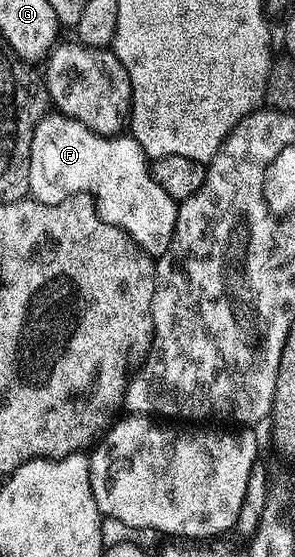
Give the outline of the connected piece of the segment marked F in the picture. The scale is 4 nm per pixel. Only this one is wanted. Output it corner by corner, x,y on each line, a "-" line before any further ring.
64,115
56,116
46,116
41,122
37,146
33,152
32,188
43,197
59,197
76,189
95,191
101,197
101,209
106,221
114,221
116,225
127,227
149,253
158,259
164,257
175,239
179,201
178,198
167,195
163,187
159,187
148,177
138,142
133,139
101,140
88,133
75,119

